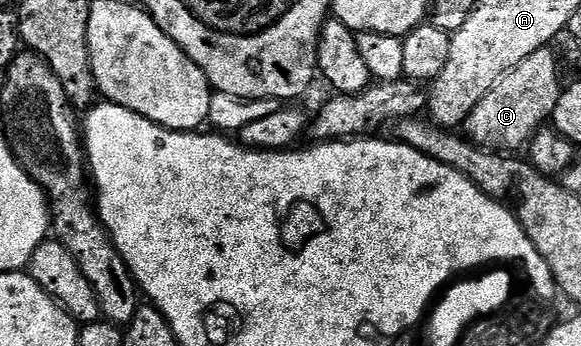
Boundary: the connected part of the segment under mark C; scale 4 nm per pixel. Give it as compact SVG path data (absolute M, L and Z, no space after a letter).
M552 46L541 47L535 53L531 53L531 57L523 57L523 61L519 61L519 65L515 65L515 69L506 73L489 90L487 97L483 97L483 101L479 101L479 105L475 105L475 109L469 114L463 127L464 130L469 130L467 132L468 138L476 143L478 147L482 149L500 149L505 153L516 152L516 147L524 148L532 139L533 134L552 116L563 90L561 67L557 64L557 55L553 50Z

